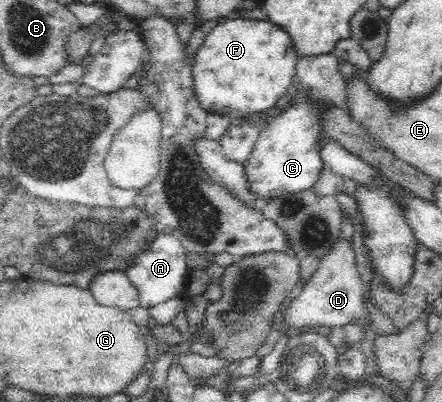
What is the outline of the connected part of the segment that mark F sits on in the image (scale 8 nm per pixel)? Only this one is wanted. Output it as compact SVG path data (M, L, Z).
M239 17L217 24L193 56L196 100L207 114L222 114L232 121L266 112L290 88L298 58L291 36L268 19Z

